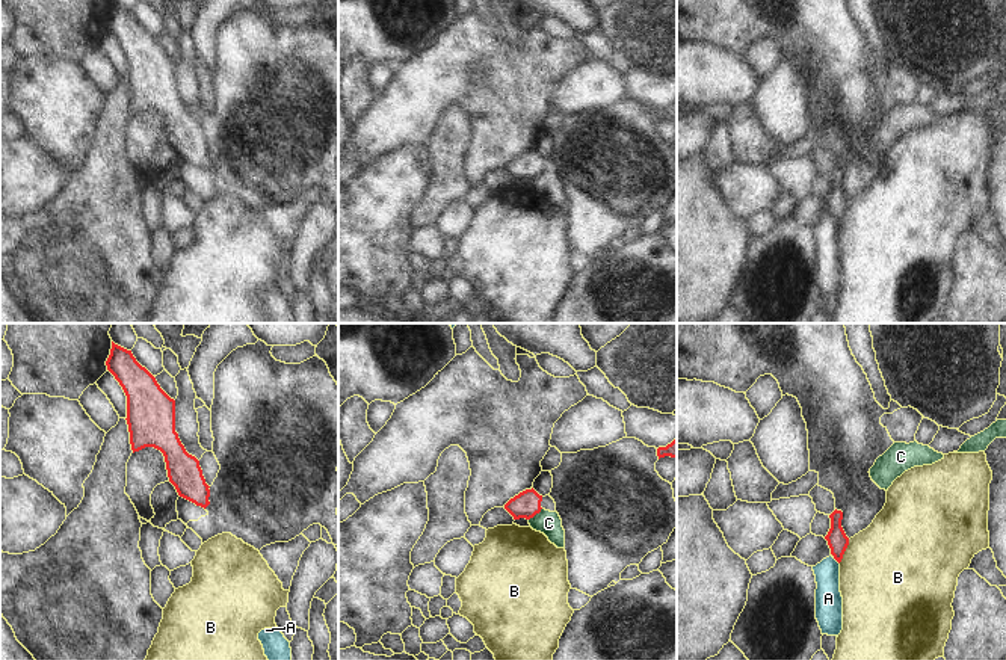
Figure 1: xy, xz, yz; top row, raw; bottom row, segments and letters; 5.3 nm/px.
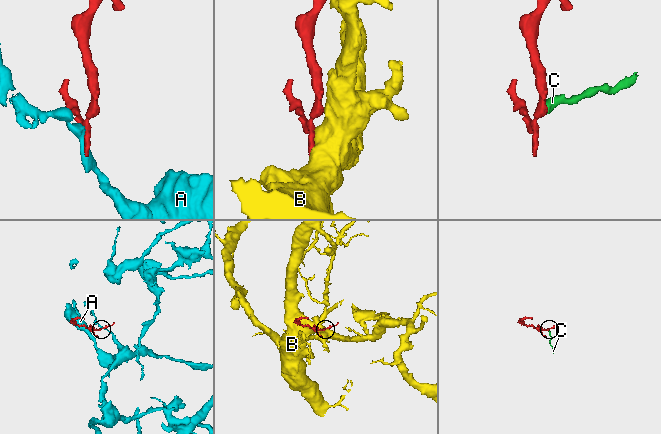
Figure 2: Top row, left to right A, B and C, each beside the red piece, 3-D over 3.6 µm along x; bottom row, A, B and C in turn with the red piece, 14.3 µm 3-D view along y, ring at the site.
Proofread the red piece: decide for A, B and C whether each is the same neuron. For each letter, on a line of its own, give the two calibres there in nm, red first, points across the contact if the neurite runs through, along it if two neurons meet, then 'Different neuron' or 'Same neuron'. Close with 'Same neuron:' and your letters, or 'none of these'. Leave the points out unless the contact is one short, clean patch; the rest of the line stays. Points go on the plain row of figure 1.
A: Thickness 110 nm (red) against 140 nm. Boundary: yz (833, 219), (839, 225). Different neuron
B: Thickness 110 nm (red) against 500 nm. Different neuron
C: Thickness 140 nm (red) against 130 nm. Boundary: xz (541, 169), (529, 181). Different neuron
Same neuron: none of these

